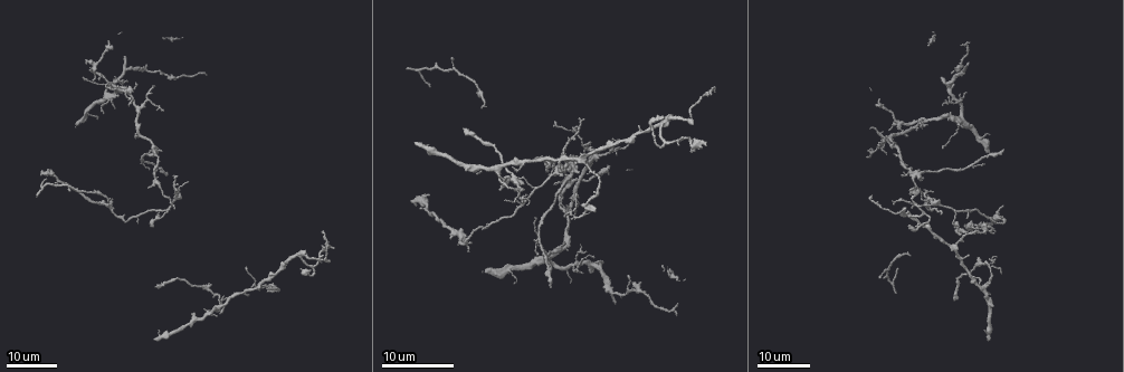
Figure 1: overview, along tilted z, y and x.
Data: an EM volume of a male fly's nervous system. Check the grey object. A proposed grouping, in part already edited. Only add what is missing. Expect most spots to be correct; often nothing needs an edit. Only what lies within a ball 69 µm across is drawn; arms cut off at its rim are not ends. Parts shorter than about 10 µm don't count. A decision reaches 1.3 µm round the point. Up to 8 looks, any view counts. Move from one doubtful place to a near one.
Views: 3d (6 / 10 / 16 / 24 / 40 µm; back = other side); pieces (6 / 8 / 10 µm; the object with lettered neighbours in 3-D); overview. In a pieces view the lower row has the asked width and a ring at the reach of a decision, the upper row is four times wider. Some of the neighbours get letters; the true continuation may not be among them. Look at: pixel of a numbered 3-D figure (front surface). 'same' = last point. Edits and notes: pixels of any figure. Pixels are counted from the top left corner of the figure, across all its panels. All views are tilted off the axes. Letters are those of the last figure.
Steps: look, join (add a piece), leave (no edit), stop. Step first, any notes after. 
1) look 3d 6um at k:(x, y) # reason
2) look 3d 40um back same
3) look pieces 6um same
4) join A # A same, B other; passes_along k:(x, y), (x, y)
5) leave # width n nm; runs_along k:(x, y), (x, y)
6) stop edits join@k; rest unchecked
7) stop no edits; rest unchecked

look 3d 24um at 1:(465, 129) # free end

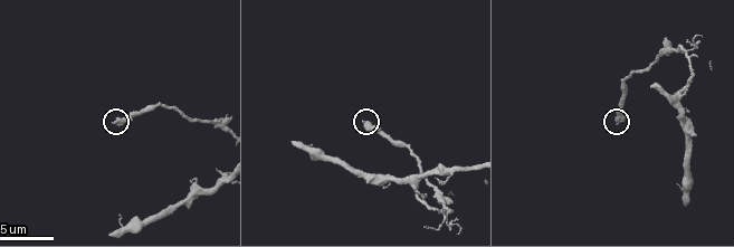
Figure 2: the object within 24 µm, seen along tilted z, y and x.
look pieces 10um at 2:(364, 121)

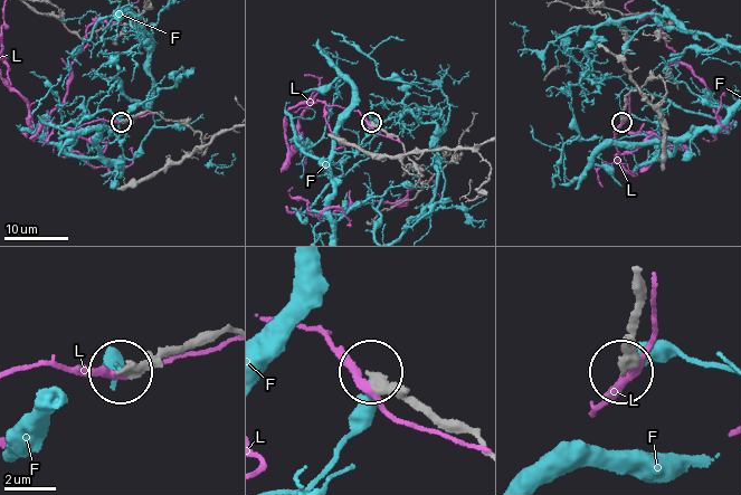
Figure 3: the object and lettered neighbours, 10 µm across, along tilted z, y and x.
leave # F other, L other; no lettered piece goes on from it

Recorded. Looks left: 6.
look 3d 24um at 1:(176, 179) # tapers out

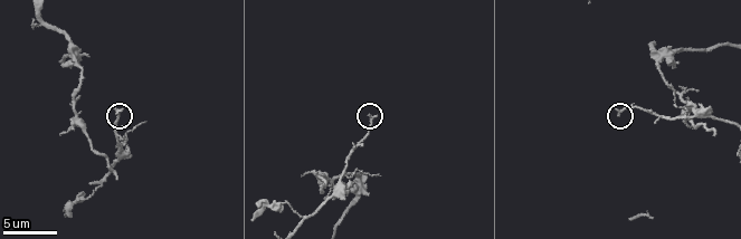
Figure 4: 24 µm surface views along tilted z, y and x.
look pieces 6um at 4:(620, 114)

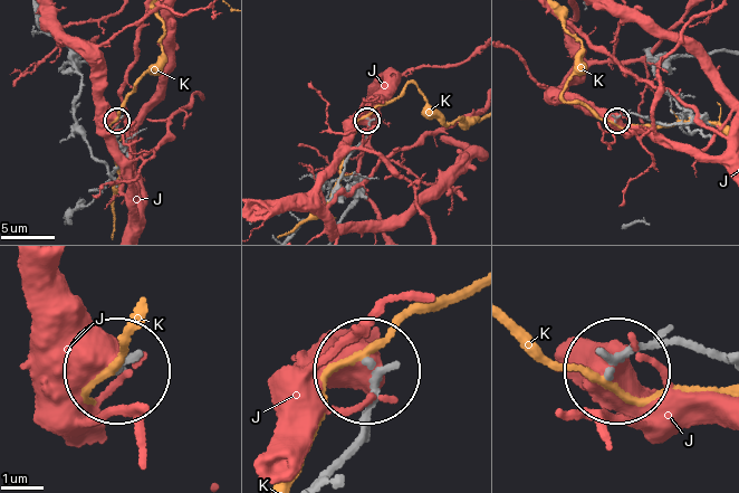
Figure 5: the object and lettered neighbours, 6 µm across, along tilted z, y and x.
leave # width 160 nm; J other, K other; runs_along 5:(324, 468), (361, 428), (372, 372); no lettered piece goes on from it

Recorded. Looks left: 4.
look pieces 10um at 4:(115, 176) # branch stops here

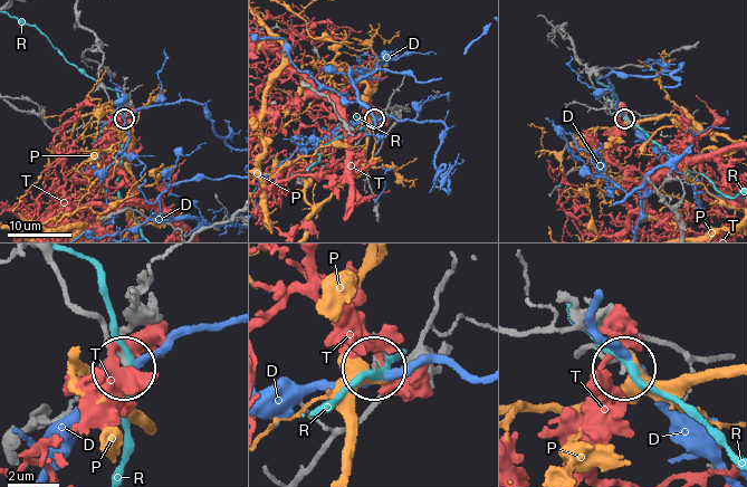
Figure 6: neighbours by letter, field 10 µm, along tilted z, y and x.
leave # D other, P other, R other, T other; none of them fits

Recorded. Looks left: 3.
look 3d 16um at 1:(968, 230) # an open end

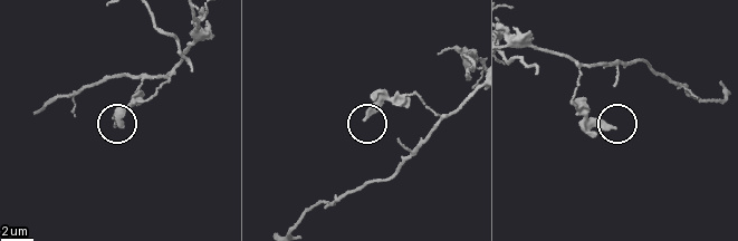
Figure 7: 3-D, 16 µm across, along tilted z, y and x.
look pieces 6um at 7:(614, 129)

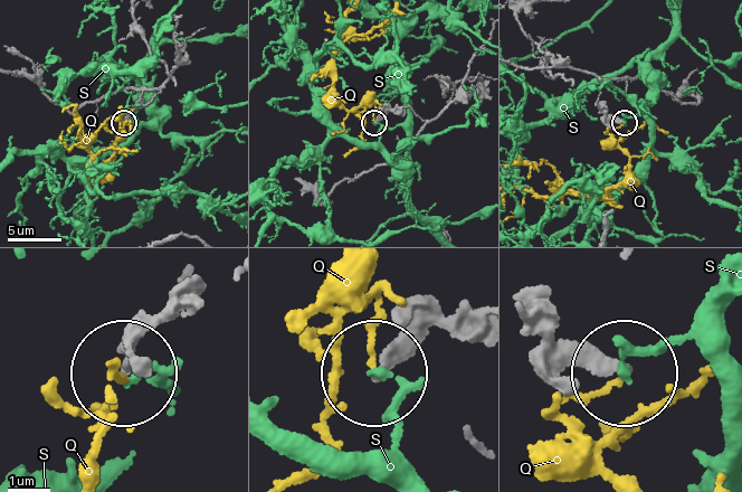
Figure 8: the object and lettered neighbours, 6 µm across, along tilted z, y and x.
leave # Q other, S other; runs_along 8:(477, 313), (429, 328), (377, 371); none of them fits

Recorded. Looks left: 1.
stop no edits; rest unchecked

